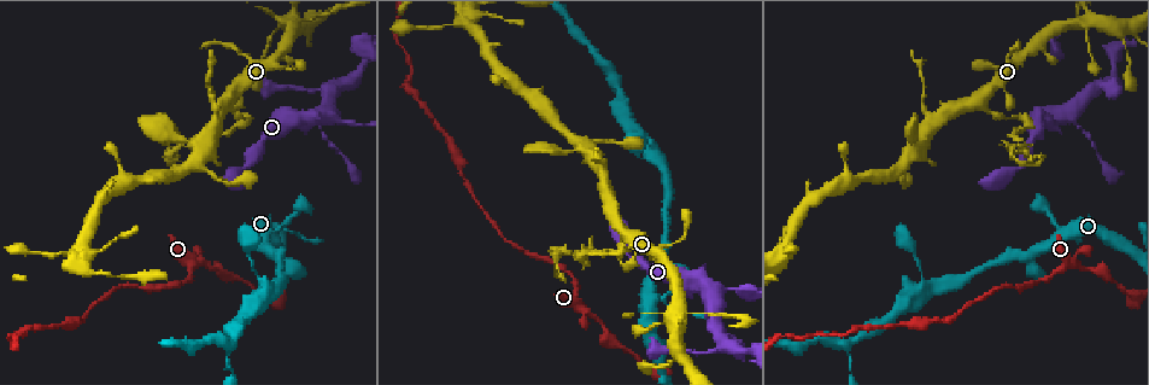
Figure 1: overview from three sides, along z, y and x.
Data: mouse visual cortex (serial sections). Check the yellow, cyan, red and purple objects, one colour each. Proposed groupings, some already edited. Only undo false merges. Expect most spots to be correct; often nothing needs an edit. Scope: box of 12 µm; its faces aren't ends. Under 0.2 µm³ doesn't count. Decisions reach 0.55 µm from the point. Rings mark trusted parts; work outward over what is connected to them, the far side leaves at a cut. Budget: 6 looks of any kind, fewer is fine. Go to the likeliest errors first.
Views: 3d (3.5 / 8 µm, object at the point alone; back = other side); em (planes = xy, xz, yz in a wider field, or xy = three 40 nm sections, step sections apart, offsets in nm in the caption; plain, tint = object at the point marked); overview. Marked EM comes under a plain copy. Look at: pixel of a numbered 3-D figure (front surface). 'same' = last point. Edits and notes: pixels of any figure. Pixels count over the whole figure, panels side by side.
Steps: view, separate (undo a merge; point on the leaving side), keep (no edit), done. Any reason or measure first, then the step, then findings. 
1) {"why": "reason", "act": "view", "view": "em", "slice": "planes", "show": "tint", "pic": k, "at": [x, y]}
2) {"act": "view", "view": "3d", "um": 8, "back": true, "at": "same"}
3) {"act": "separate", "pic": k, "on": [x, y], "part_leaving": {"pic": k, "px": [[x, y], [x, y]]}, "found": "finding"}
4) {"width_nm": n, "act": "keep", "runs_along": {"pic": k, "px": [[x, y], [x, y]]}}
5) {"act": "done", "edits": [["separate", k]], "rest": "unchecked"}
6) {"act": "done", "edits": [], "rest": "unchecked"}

{"act": "view", "view": "3d", "um": 3.5, "pic": 1, "at": [1077, 25]}

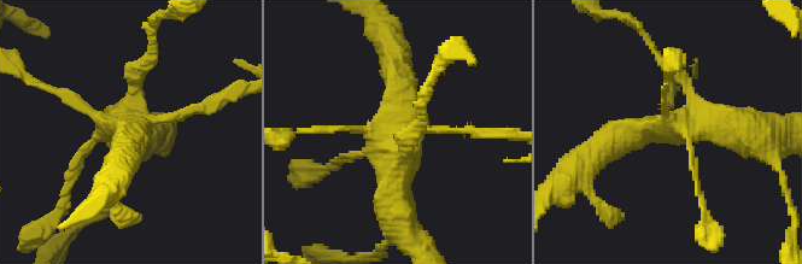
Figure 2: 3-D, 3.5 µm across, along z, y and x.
{"why": "shape alone is not enough", "act": "view", "view": "em", "slice": "xy", "step": 2, "show": "tint", "pic": 2, "at": [671, 128]}

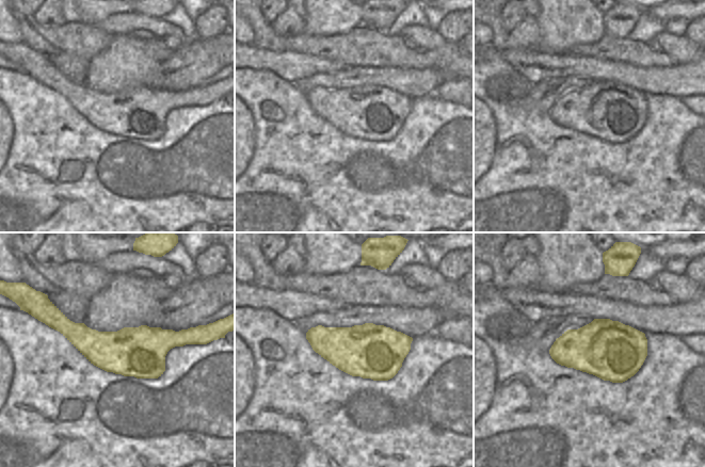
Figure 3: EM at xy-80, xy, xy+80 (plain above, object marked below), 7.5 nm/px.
{"act": "keep", "runs_along": {"pic": 2, "px": [[601, 153], [684, 123], [749, 135]]}, "found": "all the same cell"}

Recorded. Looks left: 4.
{"why": "narrows sharply", "act": "view", "view": "3d", "um": 8, "back": true, "pic": 1, "at": [1018, 171]}

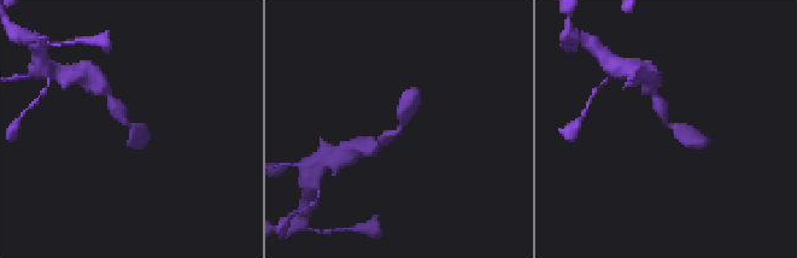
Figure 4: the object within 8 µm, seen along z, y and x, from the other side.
{"act": "view", "view": "3d", "um": 3.5, "pic": 4, "at": [129, 125]}

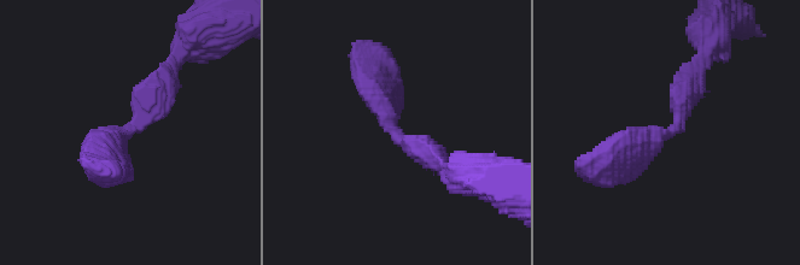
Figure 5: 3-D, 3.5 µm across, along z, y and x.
{"act": "view", "view": "em", "slice": "xy", "step": 3, "show": "tint", "pic": 5, "at": [126, 131]}

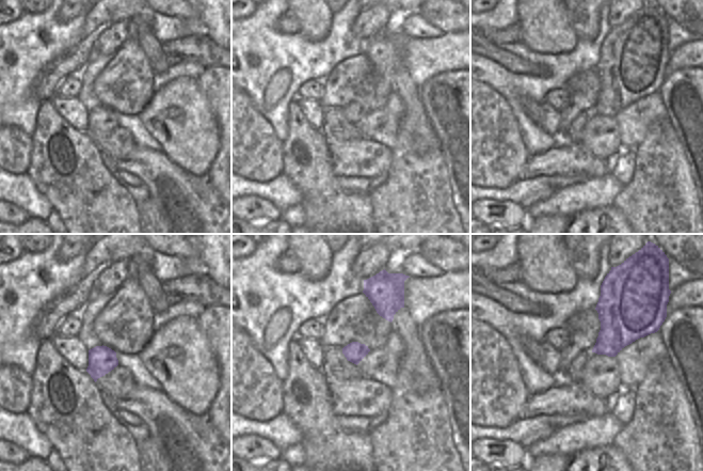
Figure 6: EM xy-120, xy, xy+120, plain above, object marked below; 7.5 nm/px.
{"act": "keep", "found": "one cell here"}

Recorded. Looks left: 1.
{"act": "done", "edits": [], "rest": "unchecked"}

